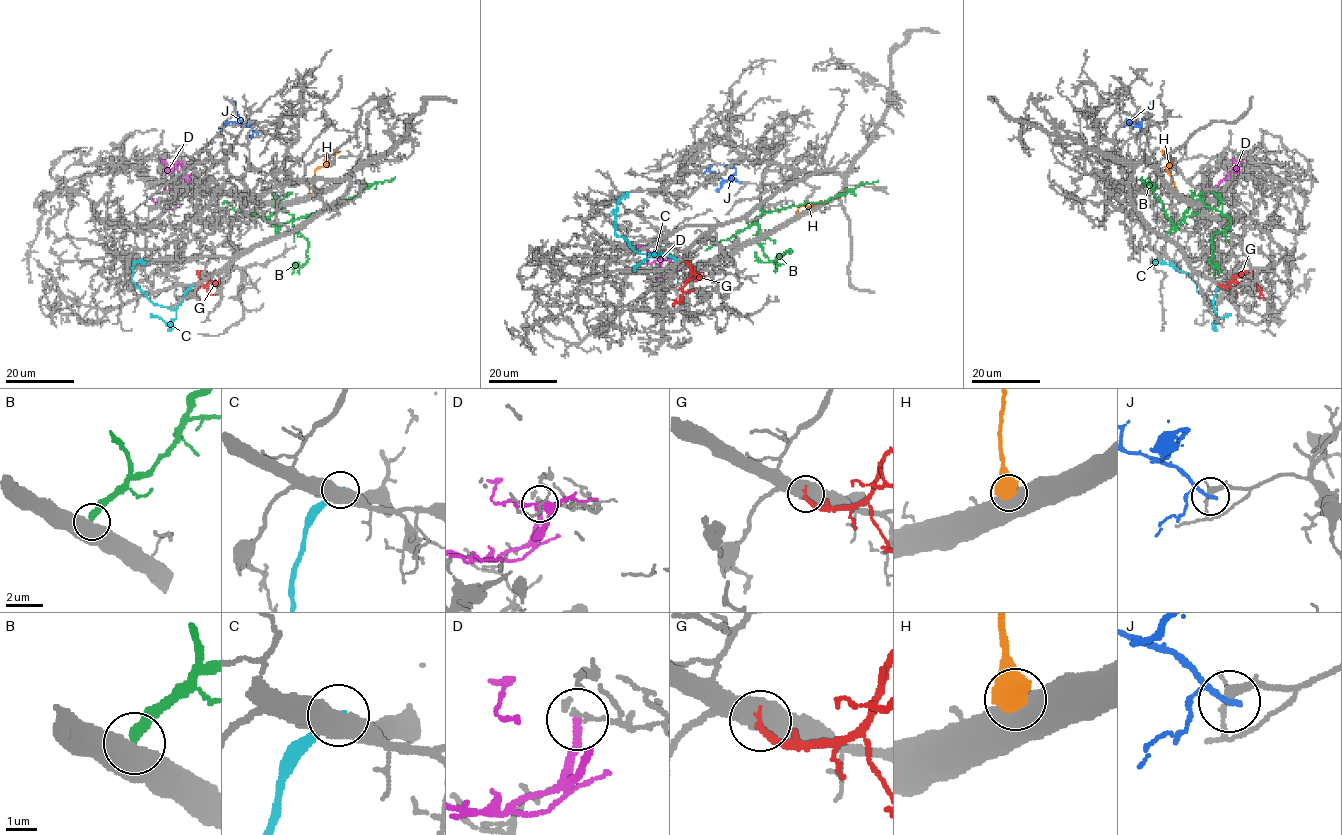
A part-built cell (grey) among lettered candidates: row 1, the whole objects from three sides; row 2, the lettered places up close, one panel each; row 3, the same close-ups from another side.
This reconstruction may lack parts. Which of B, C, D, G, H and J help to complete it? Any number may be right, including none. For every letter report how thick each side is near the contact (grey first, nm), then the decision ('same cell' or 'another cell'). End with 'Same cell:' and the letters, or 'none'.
B: 550/360 nm | another cell
C: 550/300 nm | another cell
D: 180/240 nm | another cell
G: 550/240 nm | same cell
H: 750/800 nm | another cell
J: 360/160 nm | another cell
Same cell: G

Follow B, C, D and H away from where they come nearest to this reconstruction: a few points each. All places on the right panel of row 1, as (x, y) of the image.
B: (1166, 235), (1198, 200), (1226, 215), (1230, 224), (1216, 232), (1210, 242), (1213, 256), (1210, 261), (1219, 274)
C: (1222, 283), (1213, 297), (1213, 308), (1186, 273), (1171, 265), (1154, 262)
D: (1228, 160), (1234, 161), (1235, 167), (1207, 203), (1206, 198)
H: (1175, 192), (1165, 167), (1168, 159), (1162, 150)

